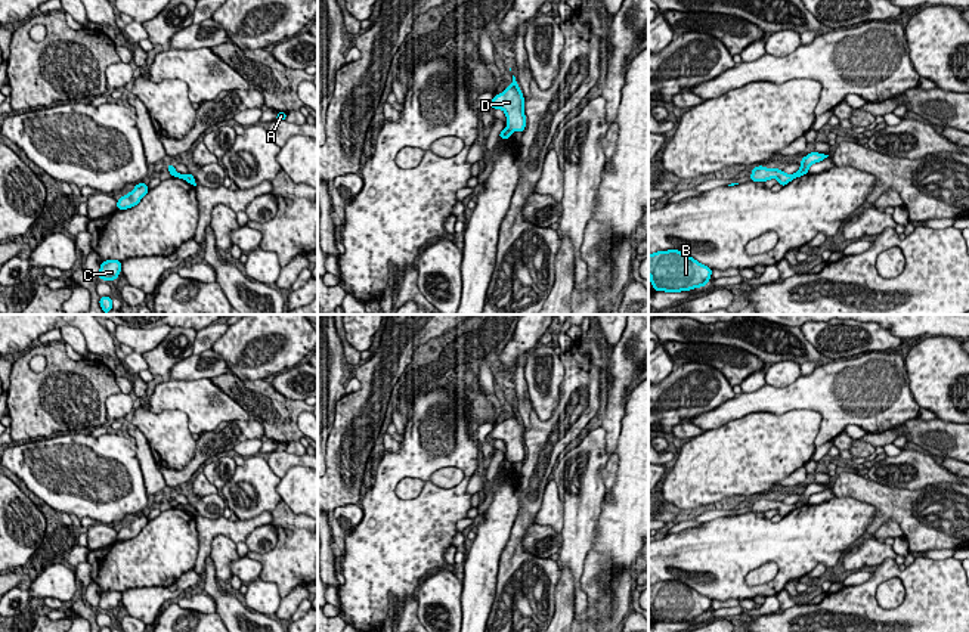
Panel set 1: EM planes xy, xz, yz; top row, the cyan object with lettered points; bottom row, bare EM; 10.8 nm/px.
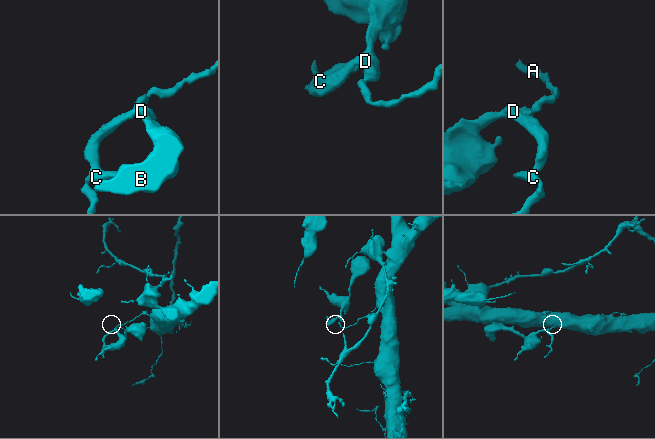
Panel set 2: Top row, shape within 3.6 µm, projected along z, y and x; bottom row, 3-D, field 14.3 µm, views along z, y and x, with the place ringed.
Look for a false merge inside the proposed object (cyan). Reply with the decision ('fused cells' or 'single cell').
fused cells

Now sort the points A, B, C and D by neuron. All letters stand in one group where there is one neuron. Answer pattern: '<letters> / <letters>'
A / B C D

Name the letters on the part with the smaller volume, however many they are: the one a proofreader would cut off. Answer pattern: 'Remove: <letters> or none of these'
Remove: B, C, D

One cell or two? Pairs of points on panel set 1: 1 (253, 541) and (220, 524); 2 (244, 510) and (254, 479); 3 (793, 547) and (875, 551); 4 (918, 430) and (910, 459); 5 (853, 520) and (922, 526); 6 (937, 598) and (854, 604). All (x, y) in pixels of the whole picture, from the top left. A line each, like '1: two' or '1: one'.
1: two
2: one
3: two
4: two
5: two
6: one

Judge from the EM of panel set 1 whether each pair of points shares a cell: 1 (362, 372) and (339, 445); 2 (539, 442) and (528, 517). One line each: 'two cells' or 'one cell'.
1: one cell
2: one cell

